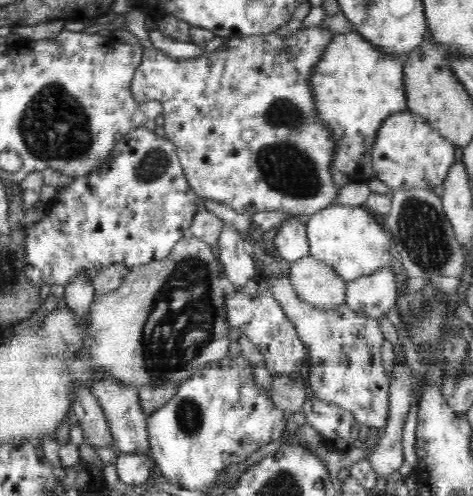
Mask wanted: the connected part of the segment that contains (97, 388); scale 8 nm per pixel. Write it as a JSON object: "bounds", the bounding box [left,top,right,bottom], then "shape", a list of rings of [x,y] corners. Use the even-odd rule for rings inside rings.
{"bounds":[90,380,150,453],"shape":[[[98,380],[90,392],[98,399],[98,404],[107,420],[113,444],[121,451],[142,451],[150,453],[147,431],[147,415],[140,408],[140,401],[137,400],[138,387],[120,386],[113,380]]]}

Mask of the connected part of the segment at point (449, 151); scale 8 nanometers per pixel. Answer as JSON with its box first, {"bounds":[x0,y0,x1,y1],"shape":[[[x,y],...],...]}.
{"bounds":[371,110,456,191],"shape":[[[404,110],[389,115],[381,123],[376,132],[376,138],[373,139],[371,155],[378,180],[387,184],[391,190],[398,191],[404,188],[432,189],[434,186],[442,185],[447,177],[447,172],[455,162],[454,150],[456,150],[455,144],[436,132],[427,120],[424,120],[419,114]]]}

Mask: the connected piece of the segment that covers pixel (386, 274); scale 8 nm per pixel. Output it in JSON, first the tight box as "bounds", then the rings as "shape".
{"bounds":[345,267,397,319],"shape":[[[390,267],[347,281],[345,304],[356,314],[378,319],[396,307],[397,286]]]}

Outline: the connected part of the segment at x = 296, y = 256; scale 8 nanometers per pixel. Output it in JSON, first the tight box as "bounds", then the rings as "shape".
{"bounds":[274,216,310,263],"shape":[[[296,216],[288,217],[274,238],[280,258],[292,263],[310,256],[307,226]]]}

